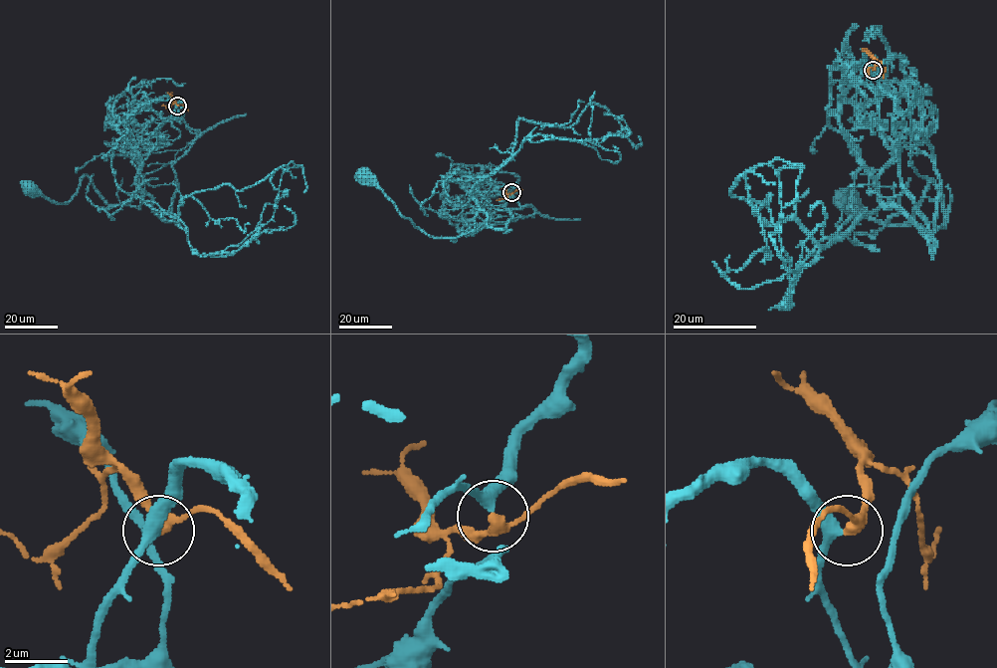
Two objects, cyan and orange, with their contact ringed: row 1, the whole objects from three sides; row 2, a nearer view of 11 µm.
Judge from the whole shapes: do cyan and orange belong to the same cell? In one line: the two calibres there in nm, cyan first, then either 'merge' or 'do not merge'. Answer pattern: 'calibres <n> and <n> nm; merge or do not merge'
calibres 360 and 300 nm; merge

